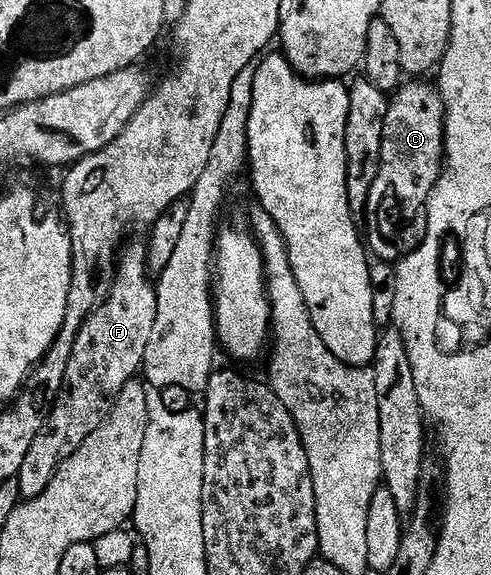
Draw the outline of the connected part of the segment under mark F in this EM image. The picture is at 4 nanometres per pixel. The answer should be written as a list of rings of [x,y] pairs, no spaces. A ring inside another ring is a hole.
[[[132,238],[123,245],[118,257],[116,281],[110,294],[78,330],[74,354],[70,354],[70,366],[66,368],[66,378],[56,405],[38,438],[34,438],[34,446],[30,446],[30,454],[26,454],[22,462],[22,470],[18,470],[16,481],[24,500],[38,498],[74,450],[78,450],[98,426],[108,421],[118,394],[122,394],[122,386],[137,379],[144,367],[154,318],[158,318],[158,298],[148,267],[148,246],[143,239]]]

